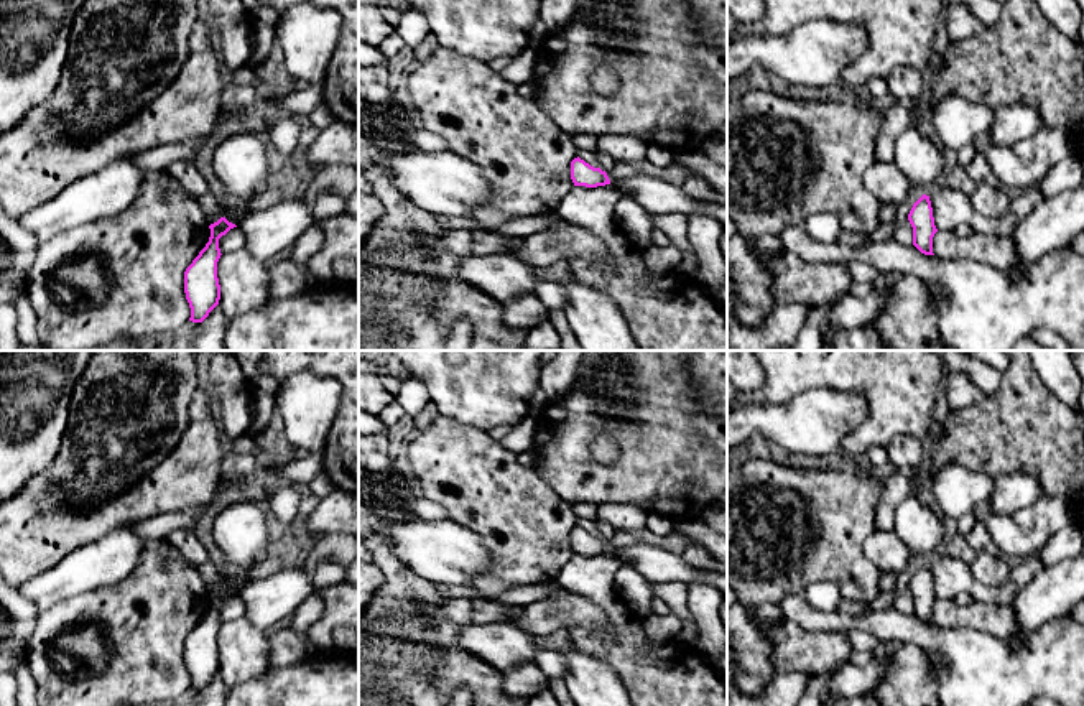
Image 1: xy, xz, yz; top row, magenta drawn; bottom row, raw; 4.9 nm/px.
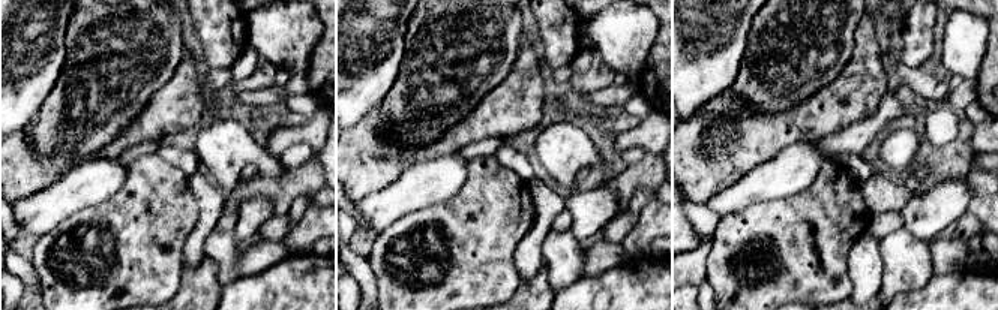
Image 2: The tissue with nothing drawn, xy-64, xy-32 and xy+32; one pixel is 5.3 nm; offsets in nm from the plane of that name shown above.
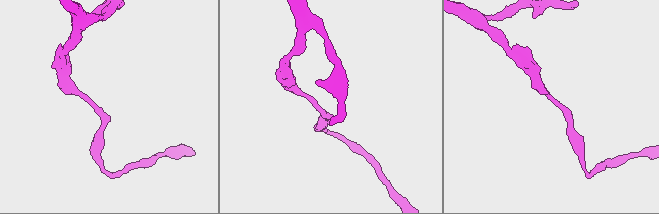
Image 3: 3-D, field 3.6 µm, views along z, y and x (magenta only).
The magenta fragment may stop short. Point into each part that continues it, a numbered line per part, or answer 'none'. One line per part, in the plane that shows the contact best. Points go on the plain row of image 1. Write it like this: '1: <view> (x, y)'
none

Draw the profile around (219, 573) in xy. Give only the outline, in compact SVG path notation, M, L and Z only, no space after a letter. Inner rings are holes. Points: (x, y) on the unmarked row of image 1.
M209 558L202 566L199 566L199 573L209 594L220 586L225 586L239 596L248 581L247 571L230 566L224 558L219 561Z

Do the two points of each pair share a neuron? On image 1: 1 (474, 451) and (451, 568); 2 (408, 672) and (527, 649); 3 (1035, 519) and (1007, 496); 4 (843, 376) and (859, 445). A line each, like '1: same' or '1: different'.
1: different
2: different
3: different
4: same

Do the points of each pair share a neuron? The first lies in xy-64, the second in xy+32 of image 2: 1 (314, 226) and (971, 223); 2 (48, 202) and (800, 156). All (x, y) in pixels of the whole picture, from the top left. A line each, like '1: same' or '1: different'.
1: different
2: same

